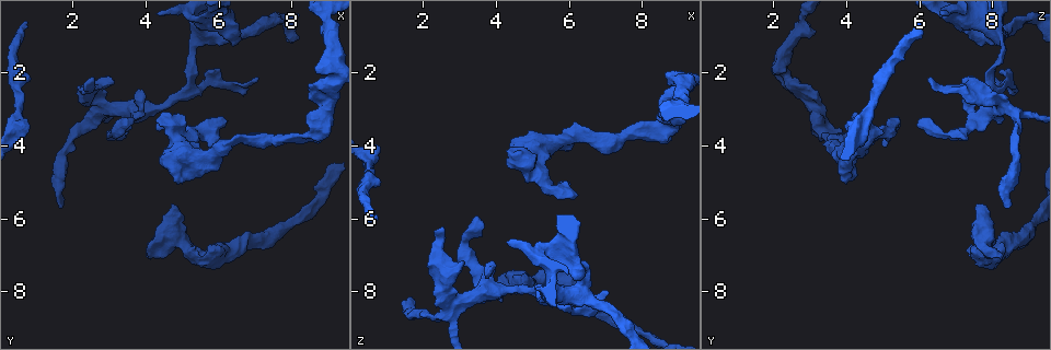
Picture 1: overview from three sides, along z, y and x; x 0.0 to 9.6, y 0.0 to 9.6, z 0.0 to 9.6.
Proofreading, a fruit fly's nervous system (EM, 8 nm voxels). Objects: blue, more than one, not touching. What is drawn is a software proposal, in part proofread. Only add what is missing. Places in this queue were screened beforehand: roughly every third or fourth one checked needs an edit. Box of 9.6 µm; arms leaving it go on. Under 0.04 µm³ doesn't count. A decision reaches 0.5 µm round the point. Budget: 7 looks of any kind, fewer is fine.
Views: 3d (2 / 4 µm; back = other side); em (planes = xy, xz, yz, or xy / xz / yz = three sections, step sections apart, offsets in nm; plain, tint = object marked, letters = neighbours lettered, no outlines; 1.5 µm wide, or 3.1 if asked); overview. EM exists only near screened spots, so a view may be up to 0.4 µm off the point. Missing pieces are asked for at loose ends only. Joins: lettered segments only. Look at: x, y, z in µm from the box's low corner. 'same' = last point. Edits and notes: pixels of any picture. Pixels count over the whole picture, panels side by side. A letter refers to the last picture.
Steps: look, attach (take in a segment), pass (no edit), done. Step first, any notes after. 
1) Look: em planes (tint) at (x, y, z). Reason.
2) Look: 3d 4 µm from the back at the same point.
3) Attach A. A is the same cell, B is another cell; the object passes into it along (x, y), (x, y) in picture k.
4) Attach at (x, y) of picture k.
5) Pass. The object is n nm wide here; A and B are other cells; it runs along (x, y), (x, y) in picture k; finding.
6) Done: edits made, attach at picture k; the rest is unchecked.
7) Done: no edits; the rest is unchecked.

Look: 3d 4 µm at (4.15, 7.00, 8.25). An open end.

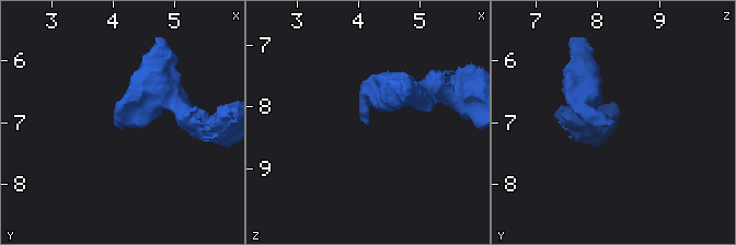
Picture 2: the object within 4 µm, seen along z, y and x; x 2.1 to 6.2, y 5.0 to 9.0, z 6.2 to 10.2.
Look: em xy step 4 (letters) at (4.20, 7.00, 8.25).

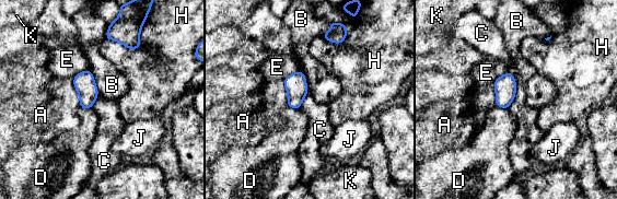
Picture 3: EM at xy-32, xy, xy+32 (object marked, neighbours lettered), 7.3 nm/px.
Look: em planes (letters) at the same point. Cut it another way.

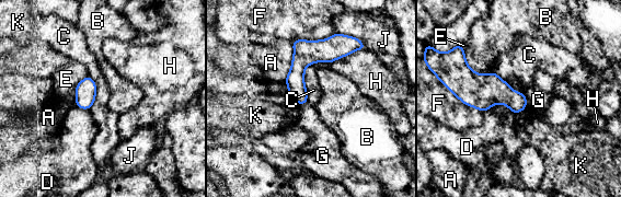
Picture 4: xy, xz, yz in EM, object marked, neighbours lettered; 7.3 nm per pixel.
Pass. A, B, C, D, E, F, G, H, J and K are other cells; a border runs along (326, 61), (306, 68), (306, 102) in picture 4; none of them fits.

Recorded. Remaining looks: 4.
Look: 3d 2 µm at (1.70, 5.65, 8.50). An open end.

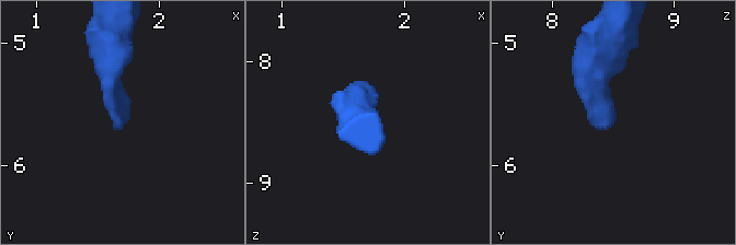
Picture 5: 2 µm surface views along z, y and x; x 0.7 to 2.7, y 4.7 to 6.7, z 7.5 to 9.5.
Look: em planes (letters) at (1.72, 5.68, 8.48). Shape alone is not enough.

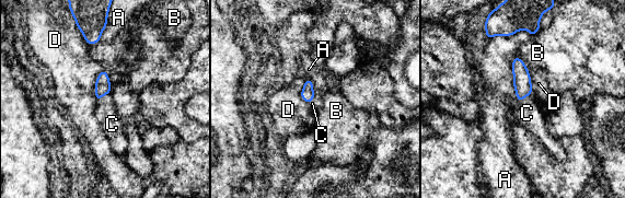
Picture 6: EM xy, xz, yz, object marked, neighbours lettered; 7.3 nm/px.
Attach C. C is the same cell, A, B and D are other cells; the object passes into it along (521, 78), (524, 96), (527, 113) in picture 6; the neuron continues.

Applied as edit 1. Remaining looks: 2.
Look: 3d 4 µm from the back at (4.25, 3.35, 4.20). Branch stops here.

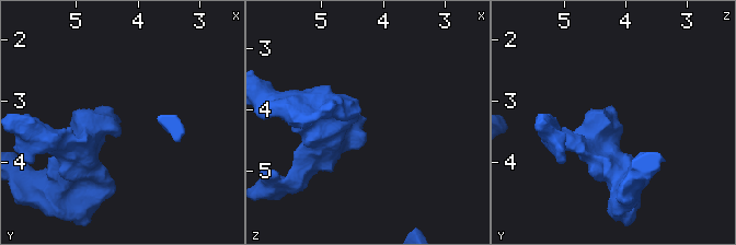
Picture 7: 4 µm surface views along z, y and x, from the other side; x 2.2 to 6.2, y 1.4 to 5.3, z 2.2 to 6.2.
Look: em planes (letters) at (4.25, 3.35, 4.15).

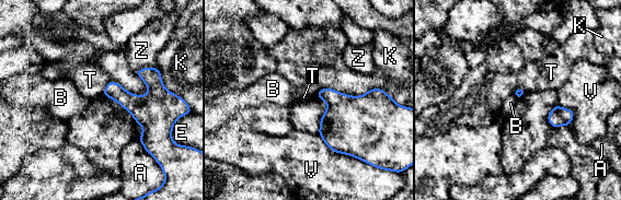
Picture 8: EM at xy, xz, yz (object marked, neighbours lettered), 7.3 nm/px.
Pass. A, B, E, K, T, V and Z are other cells; none of them fits.

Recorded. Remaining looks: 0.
Done: edits made, attach at picture 6; the rest is unchecked.

